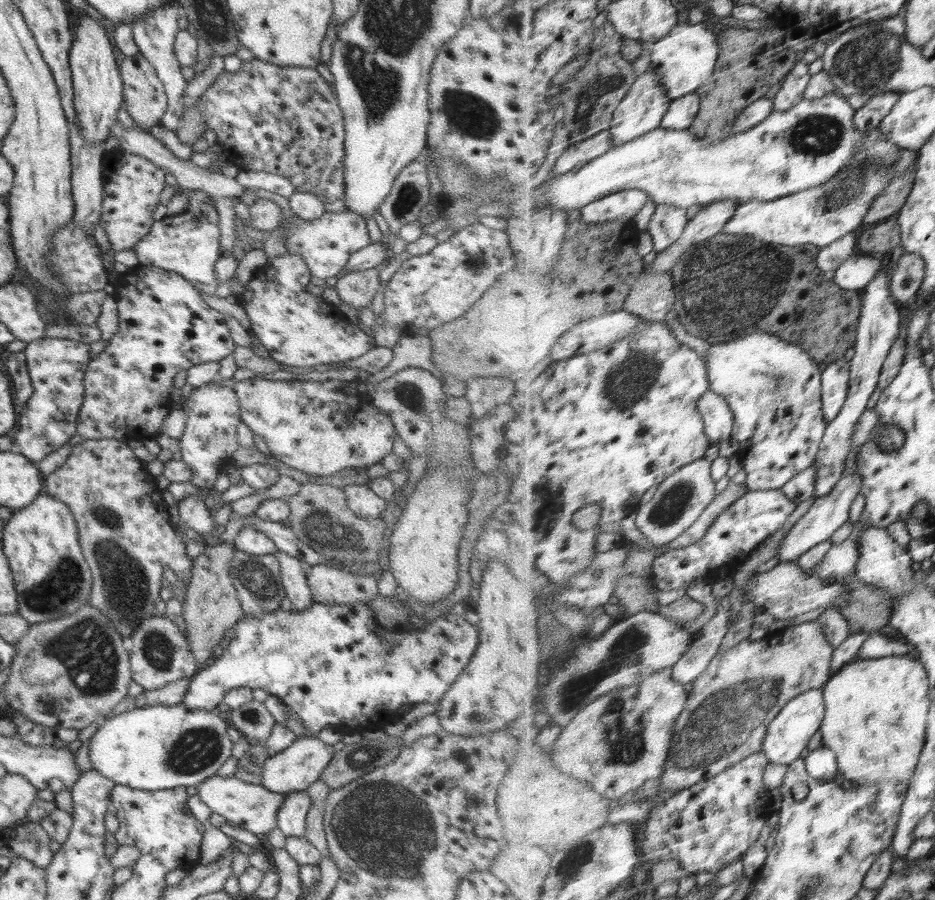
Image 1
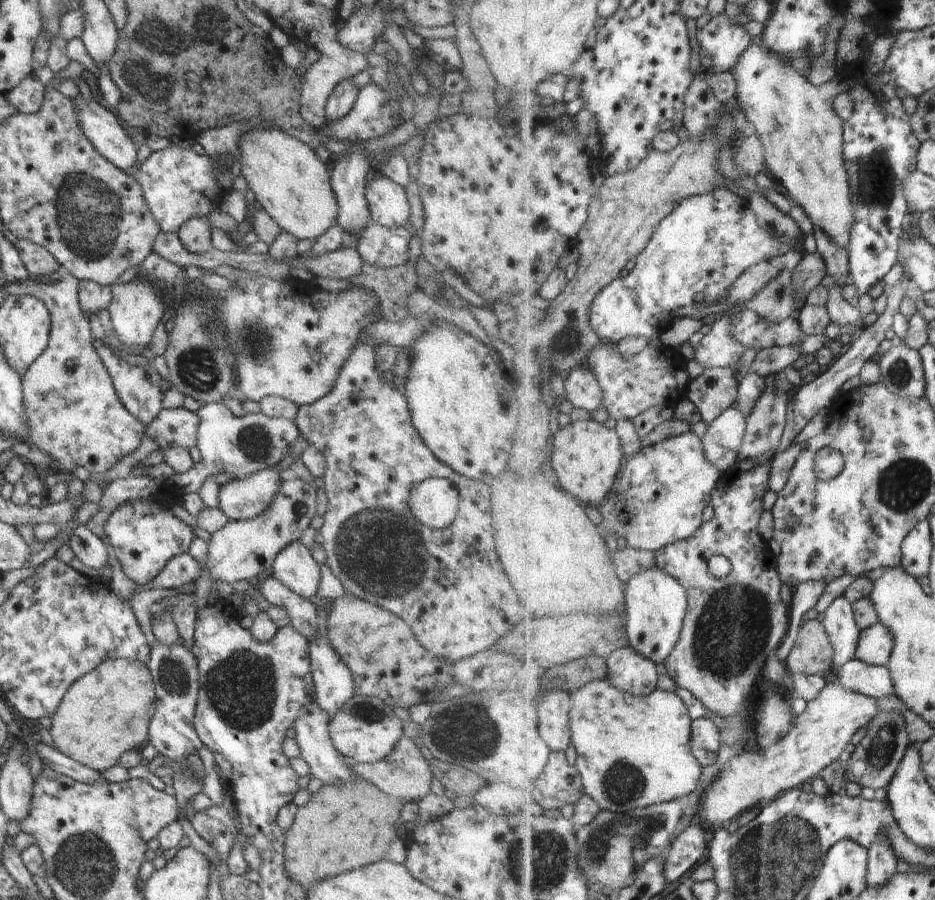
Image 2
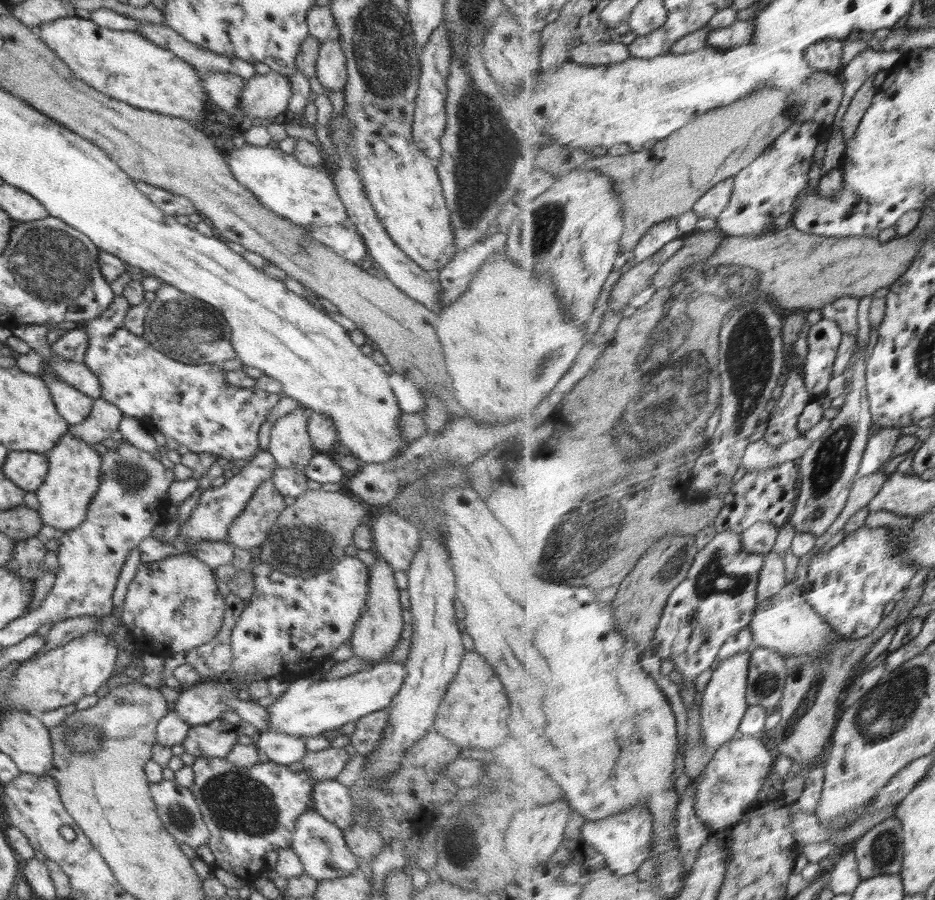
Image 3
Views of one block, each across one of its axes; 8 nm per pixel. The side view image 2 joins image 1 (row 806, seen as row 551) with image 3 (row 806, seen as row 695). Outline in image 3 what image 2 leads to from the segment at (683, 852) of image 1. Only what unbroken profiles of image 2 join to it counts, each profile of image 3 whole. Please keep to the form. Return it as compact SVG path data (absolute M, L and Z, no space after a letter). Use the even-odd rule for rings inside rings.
M740 736L717 749L718 753L708 764L706 771L695 779L698 818L708 824L712 833L728 826L735 827L756 808L764 782L775 770L774 754L768 750L770 742L762 742L760 738L762 736Z

